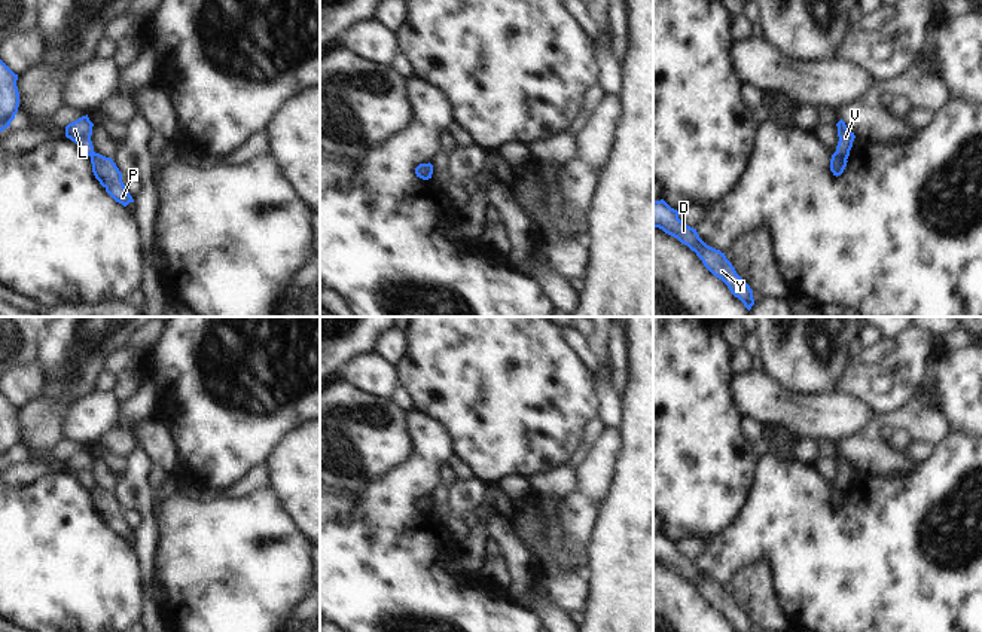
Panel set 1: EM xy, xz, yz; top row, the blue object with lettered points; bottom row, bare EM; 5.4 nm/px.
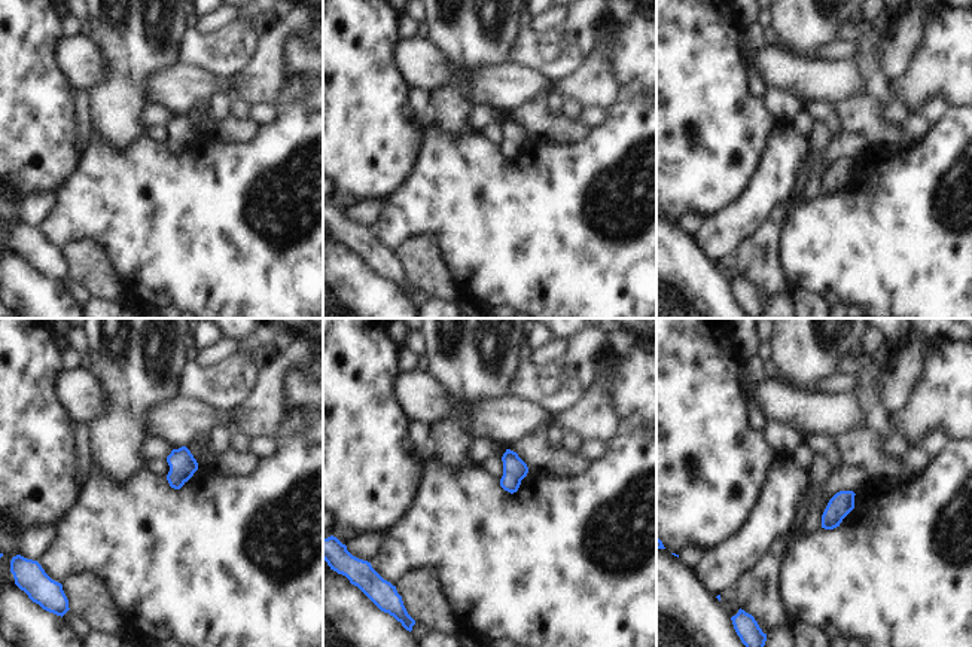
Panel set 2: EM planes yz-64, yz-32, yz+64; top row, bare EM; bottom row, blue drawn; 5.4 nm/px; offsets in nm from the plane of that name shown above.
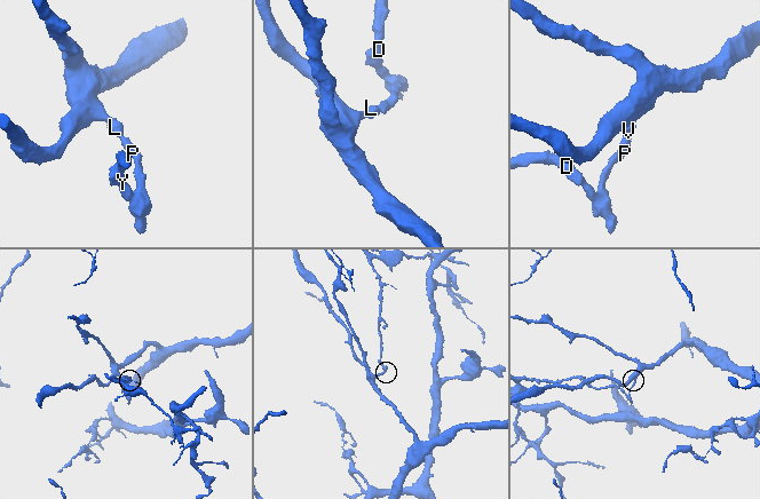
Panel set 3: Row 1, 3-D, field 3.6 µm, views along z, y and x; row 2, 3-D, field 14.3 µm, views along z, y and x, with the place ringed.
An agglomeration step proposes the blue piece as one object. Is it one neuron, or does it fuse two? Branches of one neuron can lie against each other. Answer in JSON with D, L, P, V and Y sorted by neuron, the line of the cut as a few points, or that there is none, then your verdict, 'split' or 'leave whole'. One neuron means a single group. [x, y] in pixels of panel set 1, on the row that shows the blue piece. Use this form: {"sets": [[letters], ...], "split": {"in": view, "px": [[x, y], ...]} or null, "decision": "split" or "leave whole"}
{"sets": [["D", "P", "Y"], ["L", "V"]], "split": {"in": "yz", "px": [[835, 152], [845, 159]]}, "decision": "split"}

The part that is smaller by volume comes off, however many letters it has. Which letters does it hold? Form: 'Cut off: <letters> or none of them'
Cut off: D, P, Y

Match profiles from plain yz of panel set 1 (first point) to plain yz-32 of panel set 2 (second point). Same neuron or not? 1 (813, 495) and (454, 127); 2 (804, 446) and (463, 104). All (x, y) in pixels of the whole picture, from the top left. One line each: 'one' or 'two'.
1: two
2: two

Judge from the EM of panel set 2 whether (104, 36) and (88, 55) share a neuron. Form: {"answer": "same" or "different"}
{"answer": "different"}

